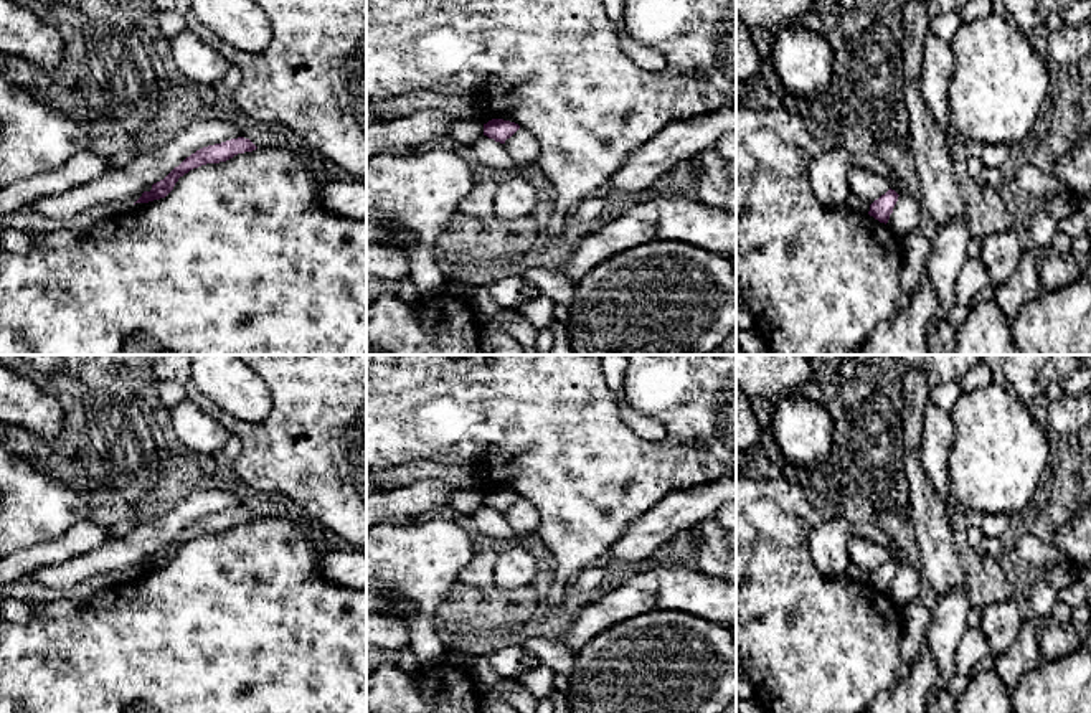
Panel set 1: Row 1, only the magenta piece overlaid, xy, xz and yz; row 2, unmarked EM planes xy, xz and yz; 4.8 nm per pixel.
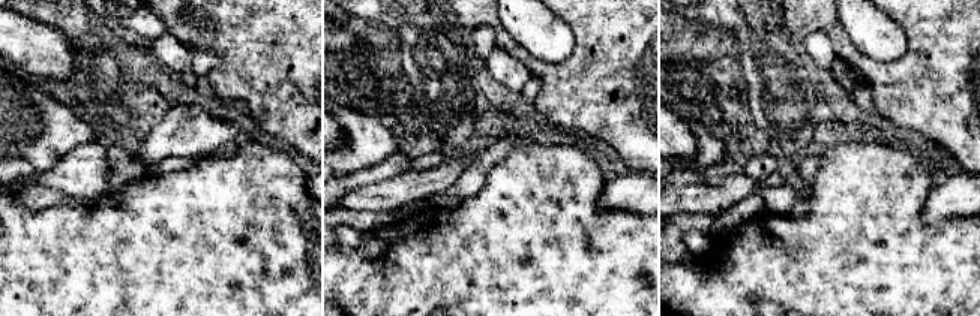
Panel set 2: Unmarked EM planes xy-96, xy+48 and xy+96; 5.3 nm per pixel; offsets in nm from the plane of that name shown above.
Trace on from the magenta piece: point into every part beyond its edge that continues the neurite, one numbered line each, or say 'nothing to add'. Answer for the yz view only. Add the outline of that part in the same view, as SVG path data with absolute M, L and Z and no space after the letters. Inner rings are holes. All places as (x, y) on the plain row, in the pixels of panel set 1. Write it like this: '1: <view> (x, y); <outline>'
nothing to add

